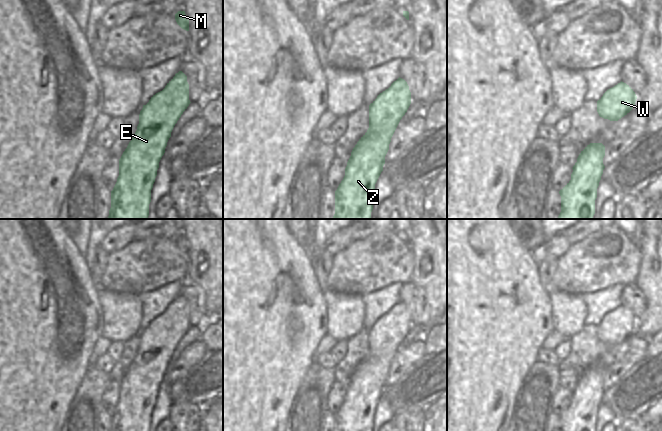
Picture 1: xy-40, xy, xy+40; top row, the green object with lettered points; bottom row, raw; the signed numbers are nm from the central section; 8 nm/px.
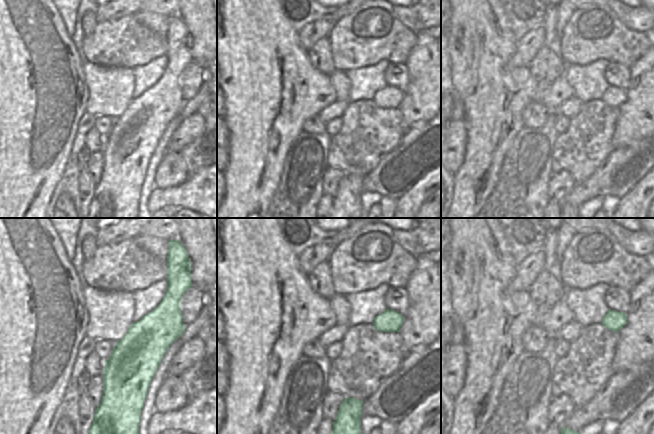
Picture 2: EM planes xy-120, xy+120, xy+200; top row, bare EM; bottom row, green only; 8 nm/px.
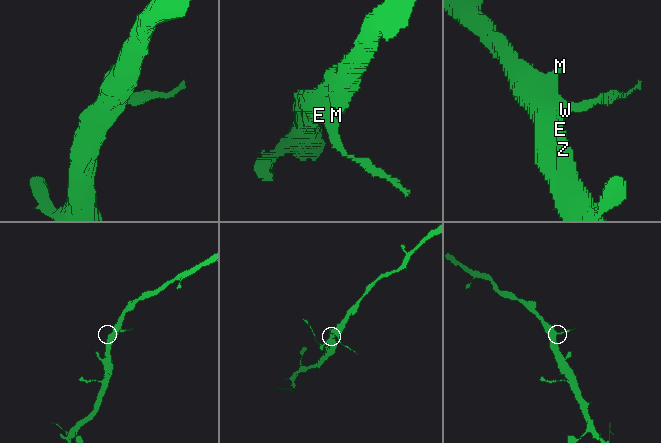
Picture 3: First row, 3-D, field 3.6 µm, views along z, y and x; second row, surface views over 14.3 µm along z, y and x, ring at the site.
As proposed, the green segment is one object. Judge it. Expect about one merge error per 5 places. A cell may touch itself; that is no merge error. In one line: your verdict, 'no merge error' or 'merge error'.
no merge error

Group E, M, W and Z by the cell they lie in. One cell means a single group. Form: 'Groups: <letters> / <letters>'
Groups: E M W Z

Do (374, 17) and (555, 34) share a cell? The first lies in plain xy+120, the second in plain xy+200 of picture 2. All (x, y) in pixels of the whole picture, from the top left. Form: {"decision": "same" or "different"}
{"decision": "different"}

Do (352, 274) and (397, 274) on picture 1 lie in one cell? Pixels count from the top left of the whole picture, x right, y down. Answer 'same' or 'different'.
same

